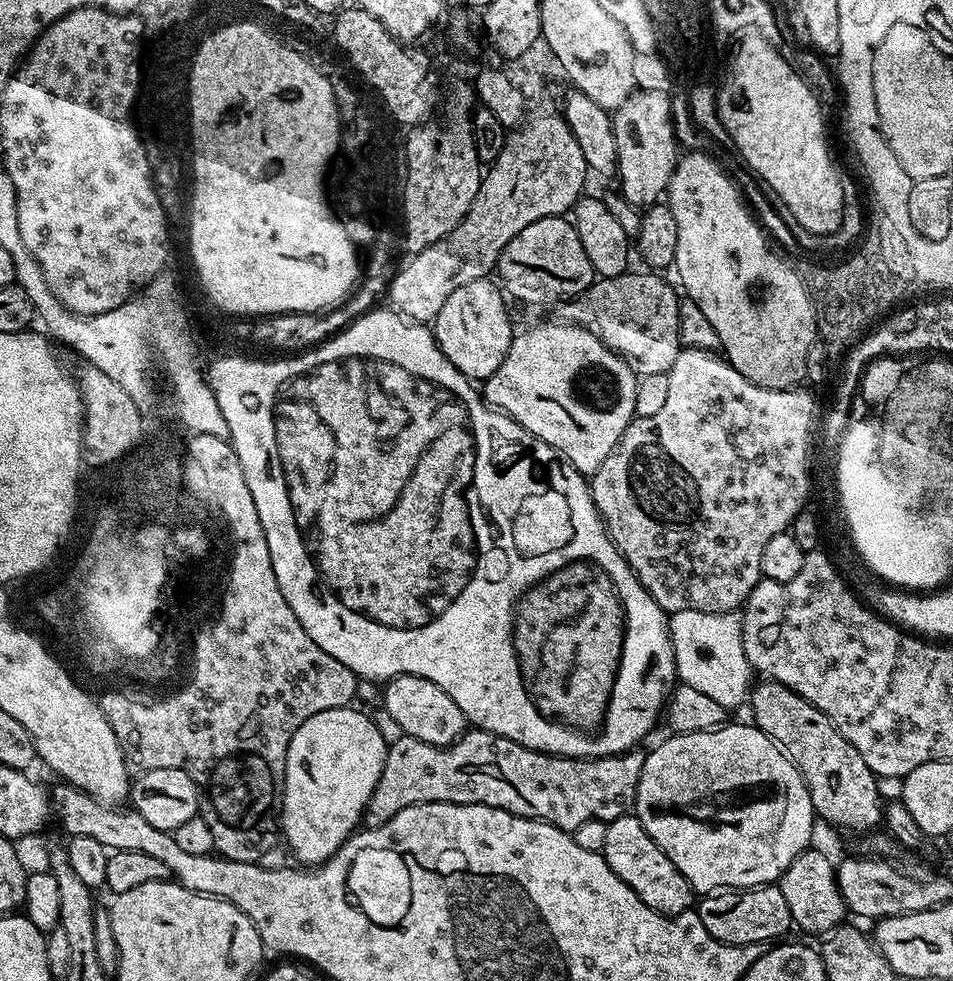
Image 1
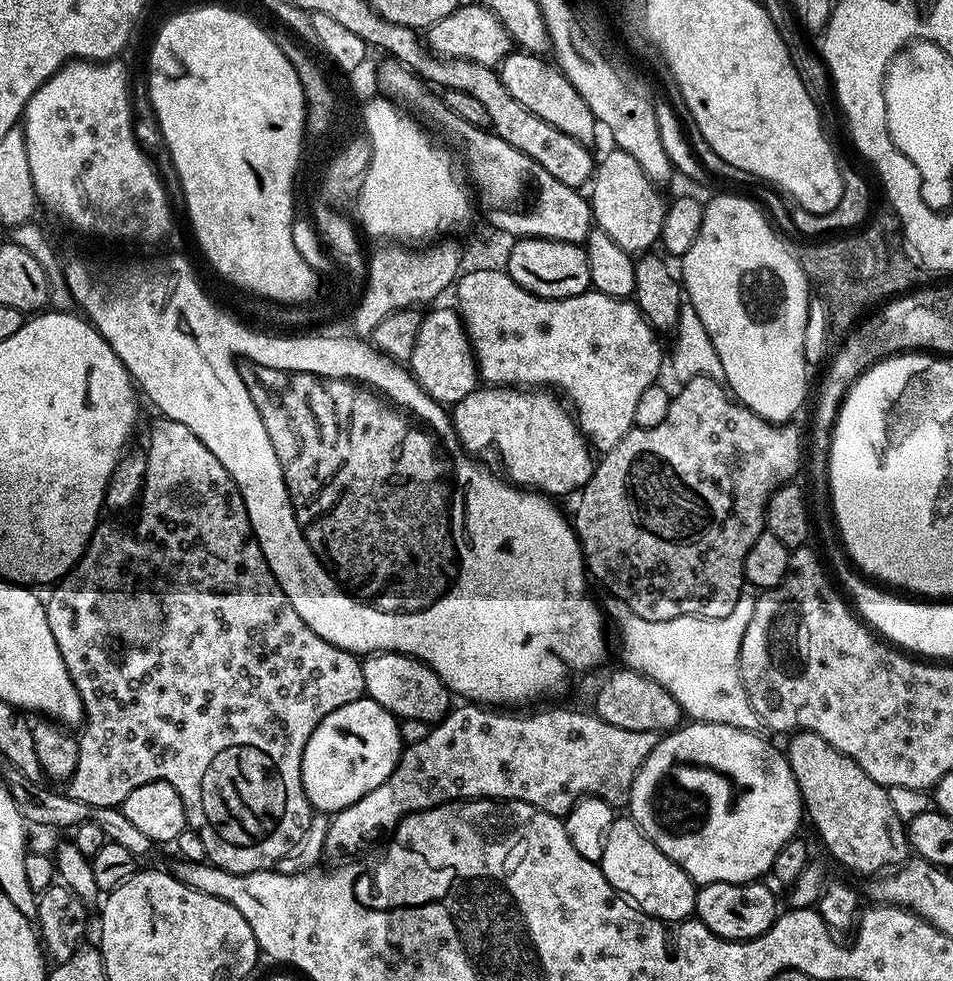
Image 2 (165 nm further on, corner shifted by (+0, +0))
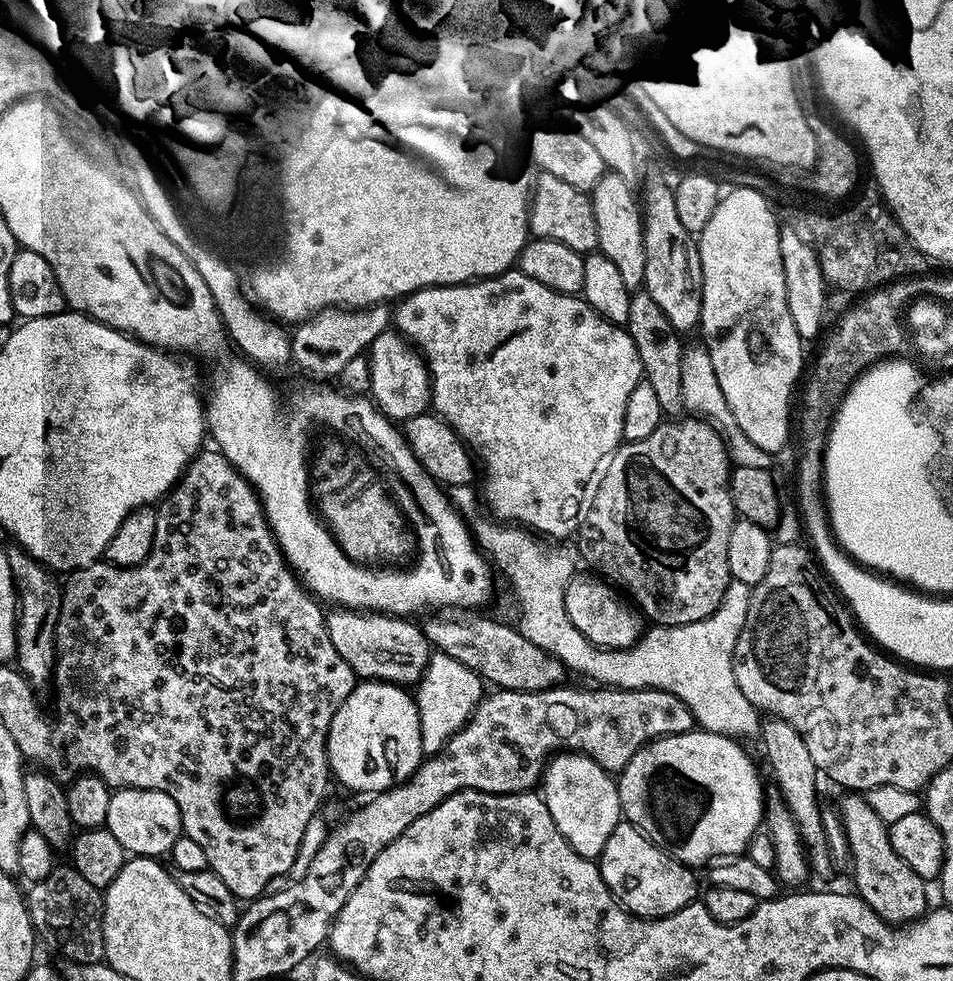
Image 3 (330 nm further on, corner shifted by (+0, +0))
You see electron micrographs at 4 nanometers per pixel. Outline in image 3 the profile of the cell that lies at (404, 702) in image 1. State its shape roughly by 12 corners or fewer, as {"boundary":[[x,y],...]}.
{"boundary":[[332,610],[334,650],[364,680],[415,686],[430,645],[403,616]]}

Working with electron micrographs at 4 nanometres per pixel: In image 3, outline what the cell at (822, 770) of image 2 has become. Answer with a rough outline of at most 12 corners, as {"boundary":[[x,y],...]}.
{"boundary":[[860,794],[838,803],[855,895],[888,924],[929,911],[929,885]]}

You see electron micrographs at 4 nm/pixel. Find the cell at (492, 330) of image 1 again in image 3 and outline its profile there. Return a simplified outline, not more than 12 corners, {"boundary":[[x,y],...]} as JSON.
{"boundary":[[385,330],[370,349],[371,399],[393,422],[425,415],[432,377]]}

